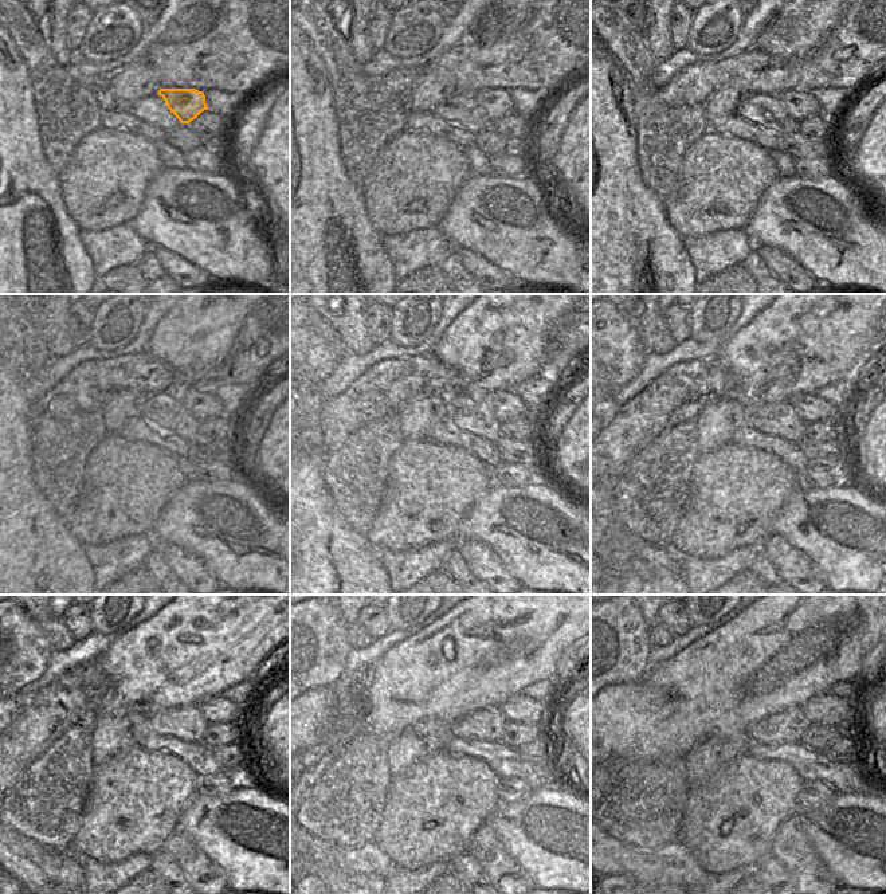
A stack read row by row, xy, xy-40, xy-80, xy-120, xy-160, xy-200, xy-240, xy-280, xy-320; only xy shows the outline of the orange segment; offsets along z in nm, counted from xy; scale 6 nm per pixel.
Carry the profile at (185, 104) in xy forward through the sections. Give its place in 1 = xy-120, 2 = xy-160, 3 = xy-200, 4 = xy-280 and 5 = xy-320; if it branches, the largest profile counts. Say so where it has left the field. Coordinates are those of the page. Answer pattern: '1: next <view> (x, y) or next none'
1: next xy-120 (204, 406)
2: next xy-160 (505, 406)
3: next xy-200 (811, 408)
4: next xy-280 (520, 708)
5: next xy-320 (824, 709)

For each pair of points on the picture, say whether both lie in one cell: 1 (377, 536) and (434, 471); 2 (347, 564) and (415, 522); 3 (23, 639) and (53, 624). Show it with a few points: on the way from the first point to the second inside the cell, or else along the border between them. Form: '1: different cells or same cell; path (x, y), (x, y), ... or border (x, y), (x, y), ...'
1: same cell; path (394, 520), (426, 487)
2: different cells; border (365, 534), (368, 541), (379, 551)
3: different cells; border (22, 608), (40, 627), (53, 649)

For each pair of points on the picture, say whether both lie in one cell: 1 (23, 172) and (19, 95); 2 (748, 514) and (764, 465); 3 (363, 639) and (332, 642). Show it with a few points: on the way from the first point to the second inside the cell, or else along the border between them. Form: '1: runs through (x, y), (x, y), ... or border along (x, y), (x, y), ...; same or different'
1: runs through (19, 153), (19, 114); same
2: runs through (748, 502), (748, 487), (759, 477); same
3: border along (347, 626), (347, 639), (351, 646); different

